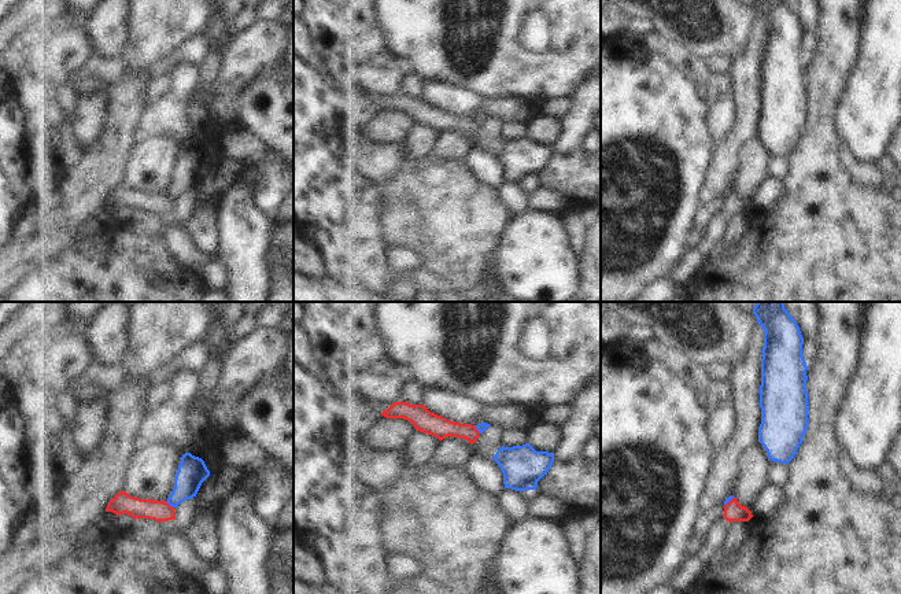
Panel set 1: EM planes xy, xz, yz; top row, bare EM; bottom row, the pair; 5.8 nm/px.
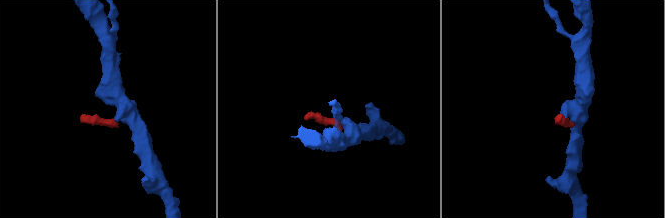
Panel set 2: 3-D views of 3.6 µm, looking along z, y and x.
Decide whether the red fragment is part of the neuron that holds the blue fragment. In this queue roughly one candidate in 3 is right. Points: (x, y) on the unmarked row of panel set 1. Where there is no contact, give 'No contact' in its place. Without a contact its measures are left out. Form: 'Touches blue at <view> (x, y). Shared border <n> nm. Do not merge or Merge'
Touches blue at xy (170, 198). Shared border 60 nm. Do not merge

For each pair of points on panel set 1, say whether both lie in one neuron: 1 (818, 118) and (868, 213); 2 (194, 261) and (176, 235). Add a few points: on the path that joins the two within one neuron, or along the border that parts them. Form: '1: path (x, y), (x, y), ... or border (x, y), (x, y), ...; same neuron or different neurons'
1: path (820, 141), (820, 165), (845, 189); same neuron
2: path (189, 254), (181, 242); same neuron

